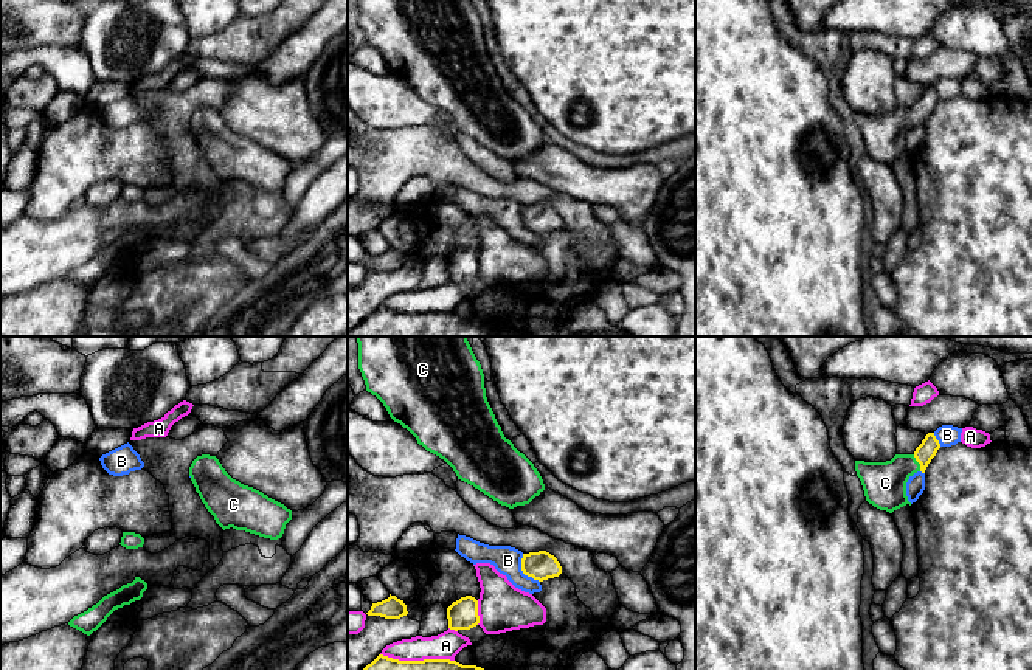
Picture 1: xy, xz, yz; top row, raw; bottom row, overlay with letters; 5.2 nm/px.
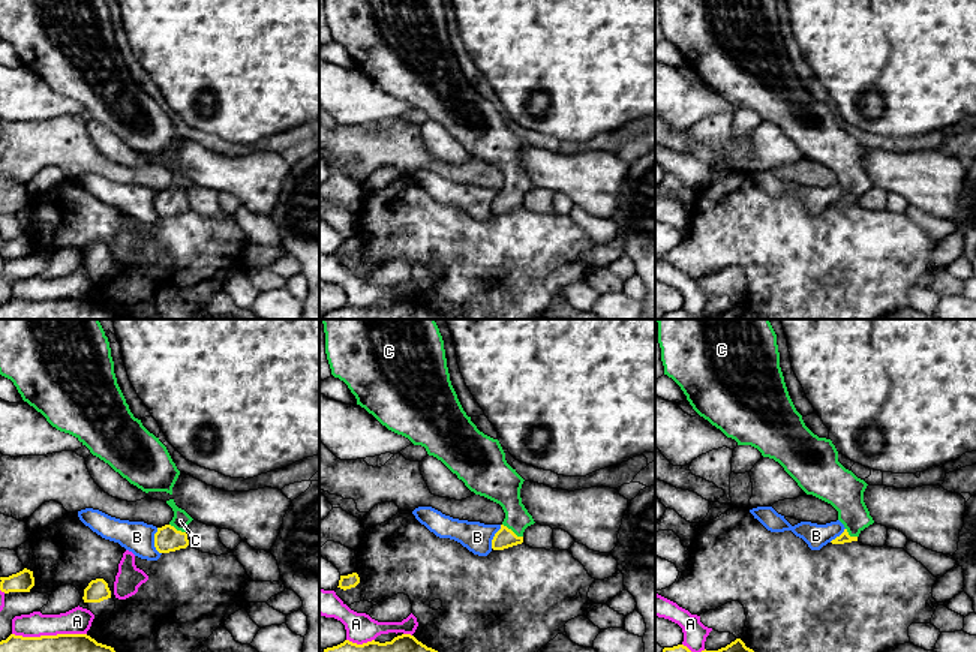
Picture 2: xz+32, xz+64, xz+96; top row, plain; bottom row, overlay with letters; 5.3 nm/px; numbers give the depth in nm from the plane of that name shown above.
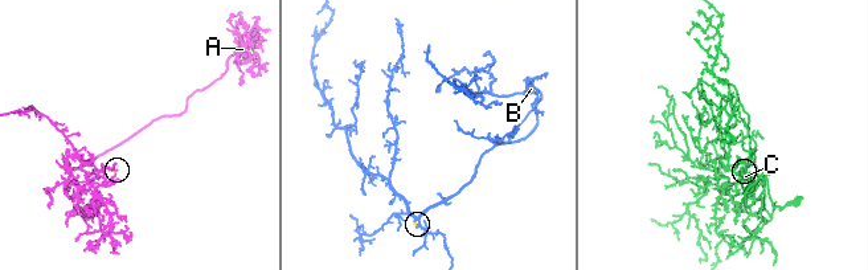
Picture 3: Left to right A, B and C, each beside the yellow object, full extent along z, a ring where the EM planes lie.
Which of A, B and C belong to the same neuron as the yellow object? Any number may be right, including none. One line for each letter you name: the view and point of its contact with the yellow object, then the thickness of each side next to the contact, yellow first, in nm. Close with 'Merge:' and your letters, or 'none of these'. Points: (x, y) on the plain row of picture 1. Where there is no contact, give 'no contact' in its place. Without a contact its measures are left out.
C: yz (917, 113) | 100/220 nm
Merge: C

